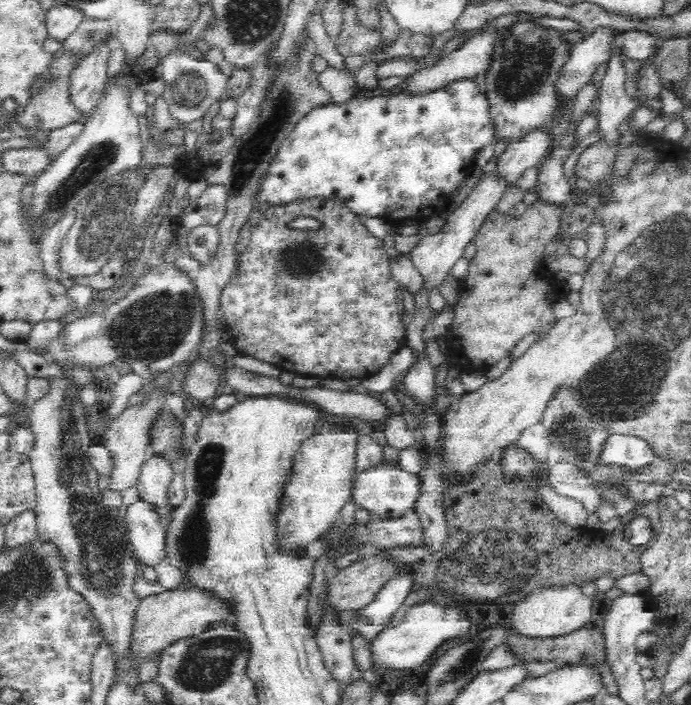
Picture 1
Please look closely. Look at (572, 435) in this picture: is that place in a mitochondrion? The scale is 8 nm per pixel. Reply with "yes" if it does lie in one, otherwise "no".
yes

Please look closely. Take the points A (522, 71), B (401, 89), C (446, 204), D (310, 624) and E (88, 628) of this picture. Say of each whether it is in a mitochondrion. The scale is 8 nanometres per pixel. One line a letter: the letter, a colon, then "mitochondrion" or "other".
A: mitochondrion
B: other
C: other
D: other
E: other

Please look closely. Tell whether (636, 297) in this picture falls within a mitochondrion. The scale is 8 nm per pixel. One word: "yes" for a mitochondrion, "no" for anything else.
yes

